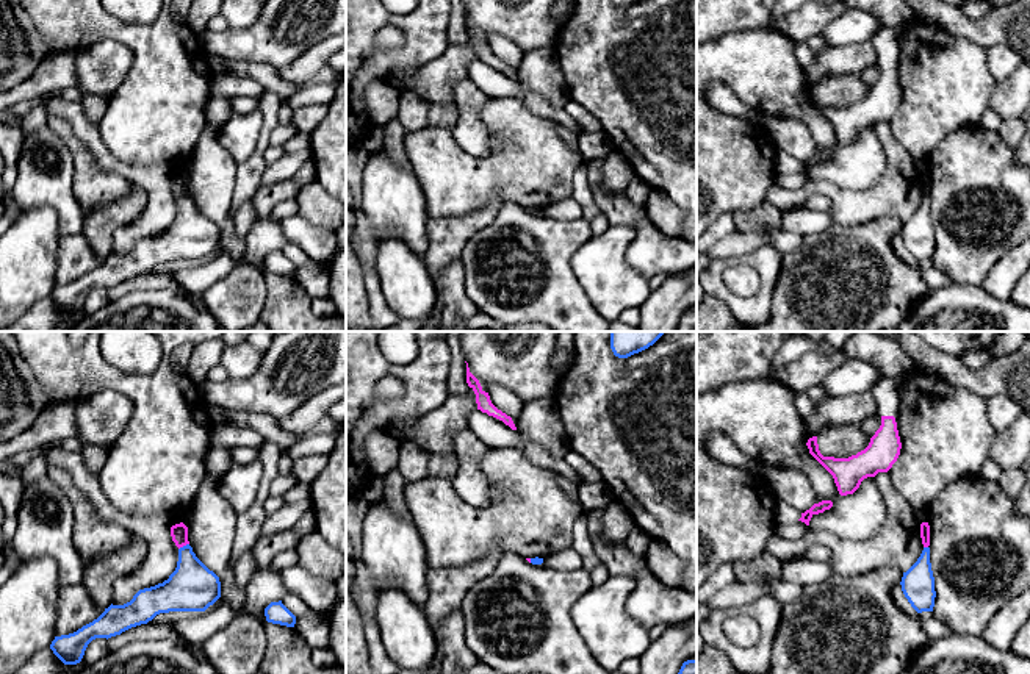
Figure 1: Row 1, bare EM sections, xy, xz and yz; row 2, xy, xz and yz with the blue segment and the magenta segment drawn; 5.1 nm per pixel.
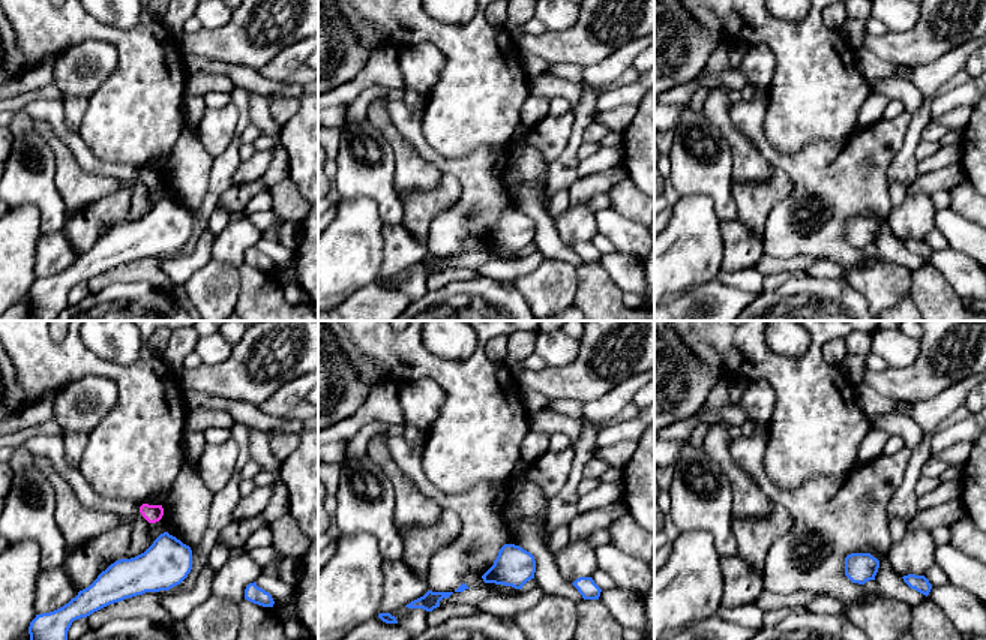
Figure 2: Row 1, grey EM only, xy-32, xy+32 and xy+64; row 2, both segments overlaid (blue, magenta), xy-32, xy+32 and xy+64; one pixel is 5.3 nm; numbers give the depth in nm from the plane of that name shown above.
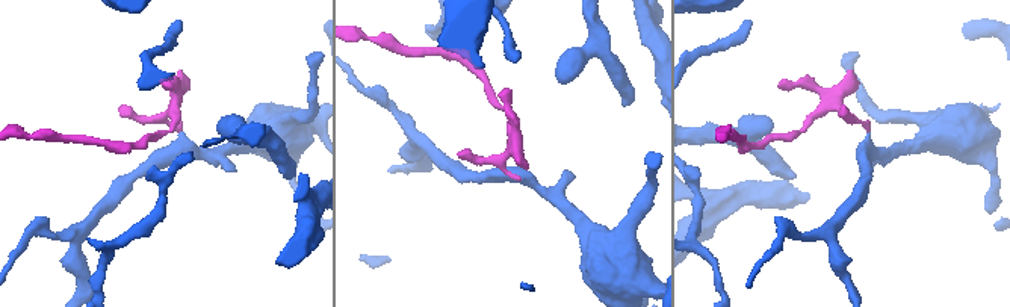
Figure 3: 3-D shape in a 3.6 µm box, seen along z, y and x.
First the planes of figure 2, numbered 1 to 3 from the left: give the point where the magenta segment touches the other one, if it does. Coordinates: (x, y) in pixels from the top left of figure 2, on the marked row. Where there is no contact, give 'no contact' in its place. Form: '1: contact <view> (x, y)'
1: no contact
2: no contact
3: no contact

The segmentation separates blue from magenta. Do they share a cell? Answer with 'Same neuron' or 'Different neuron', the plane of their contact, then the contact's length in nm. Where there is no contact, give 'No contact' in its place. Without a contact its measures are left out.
Same neuron. Touches blue in xy. Shared border 70 nm

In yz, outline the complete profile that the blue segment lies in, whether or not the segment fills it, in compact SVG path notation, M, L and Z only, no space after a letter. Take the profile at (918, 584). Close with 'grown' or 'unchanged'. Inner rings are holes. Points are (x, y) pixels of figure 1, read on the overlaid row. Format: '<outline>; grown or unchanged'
M928 522L920 524L920 538L924 550L917 561L903 572L902 591L911 607L917 611L933 611L935 607L935 577L930 563L930 525Z; grown

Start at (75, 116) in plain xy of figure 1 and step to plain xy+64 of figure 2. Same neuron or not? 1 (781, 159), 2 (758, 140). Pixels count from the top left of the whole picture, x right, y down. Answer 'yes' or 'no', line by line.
1: yes
2: yes

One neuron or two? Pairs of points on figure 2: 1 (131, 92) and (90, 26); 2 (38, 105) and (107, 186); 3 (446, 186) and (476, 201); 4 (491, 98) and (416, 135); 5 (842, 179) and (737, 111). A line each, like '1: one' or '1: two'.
1: one
2: two
3: two
4: two
5: one

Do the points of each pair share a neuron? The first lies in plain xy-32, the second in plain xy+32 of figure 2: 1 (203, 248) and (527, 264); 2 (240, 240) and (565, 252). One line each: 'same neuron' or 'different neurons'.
1: same neuron
2: different neurons

